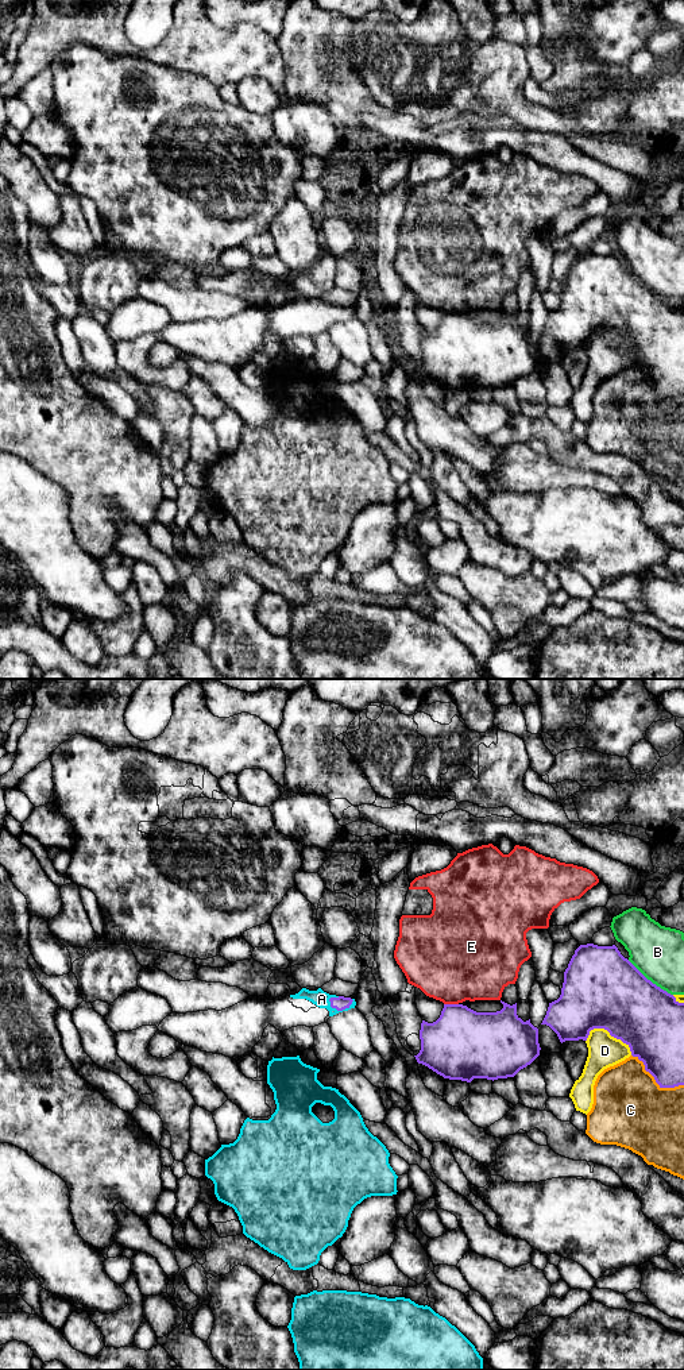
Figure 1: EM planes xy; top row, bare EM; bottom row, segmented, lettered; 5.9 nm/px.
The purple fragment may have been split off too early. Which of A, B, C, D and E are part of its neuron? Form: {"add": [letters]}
{"add": []}

